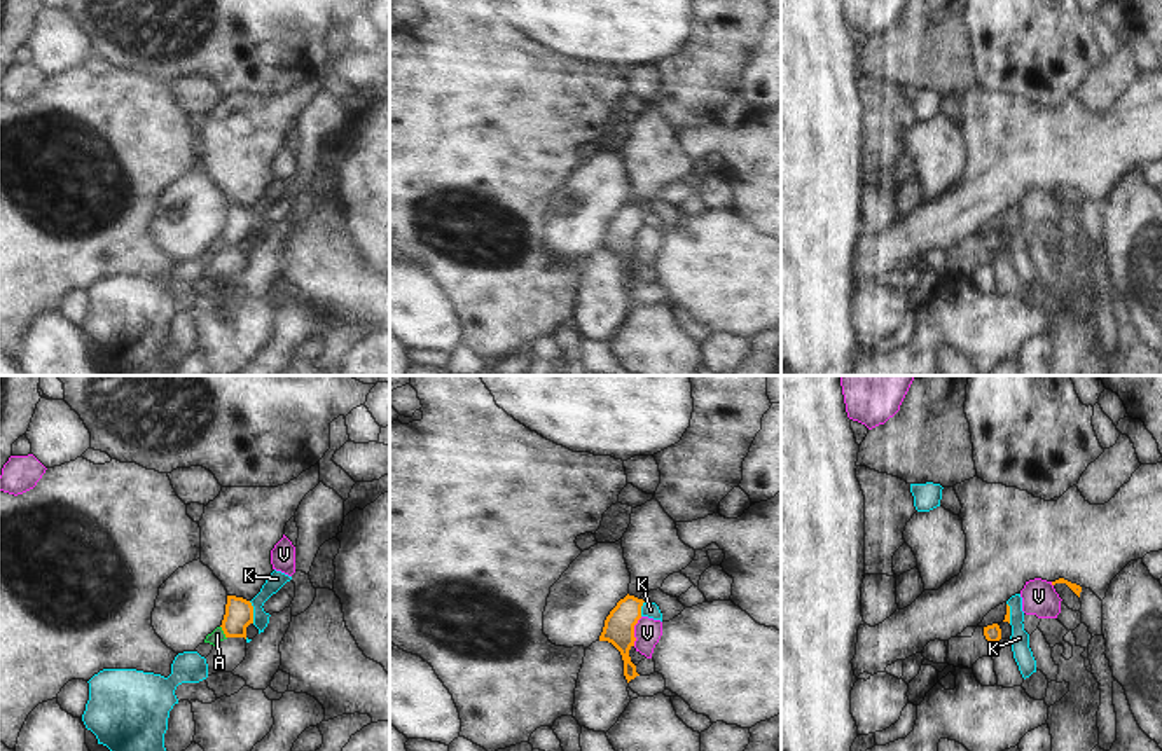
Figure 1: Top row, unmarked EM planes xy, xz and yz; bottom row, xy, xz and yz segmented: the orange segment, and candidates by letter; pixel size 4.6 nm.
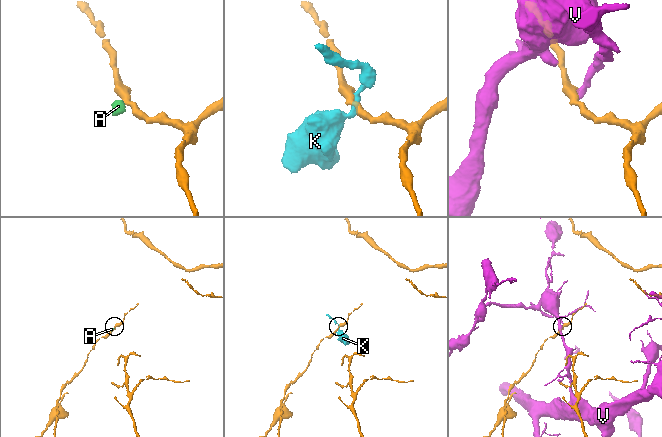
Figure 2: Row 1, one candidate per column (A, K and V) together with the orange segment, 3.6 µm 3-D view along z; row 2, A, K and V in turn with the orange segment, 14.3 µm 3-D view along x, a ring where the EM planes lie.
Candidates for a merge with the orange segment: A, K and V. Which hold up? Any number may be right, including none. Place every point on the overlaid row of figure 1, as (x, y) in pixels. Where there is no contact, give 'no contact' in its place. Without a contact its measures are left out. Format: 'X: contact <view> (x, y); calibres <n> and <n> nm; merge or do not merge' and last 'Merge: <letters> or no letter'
A: contact xy (224, 633); calibres 130 and 60 nm; do not merge
K: contact xy (252, 612); calibres 130 and 80 nm; do not merge
V: contact xz (633, 631); calibres 140 and 120 nm; do not merge
Merge: no letter

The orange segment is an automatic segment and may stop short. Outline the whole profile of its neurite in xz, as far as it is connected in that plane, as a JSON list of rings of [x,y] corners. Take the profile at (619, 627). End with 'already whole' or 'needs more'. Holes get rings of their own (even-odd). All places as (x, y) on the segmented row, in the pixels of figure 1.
[[[626,596],[617,603],[605,620],[603,632],[599,641],[612,643],[622,655],[624,660],[624,676],[627,683],[640,676],[636,665],[631,662],[629,650],[634,646],[634,625],[641,618],[643,599],[634,596]]]; already whole

